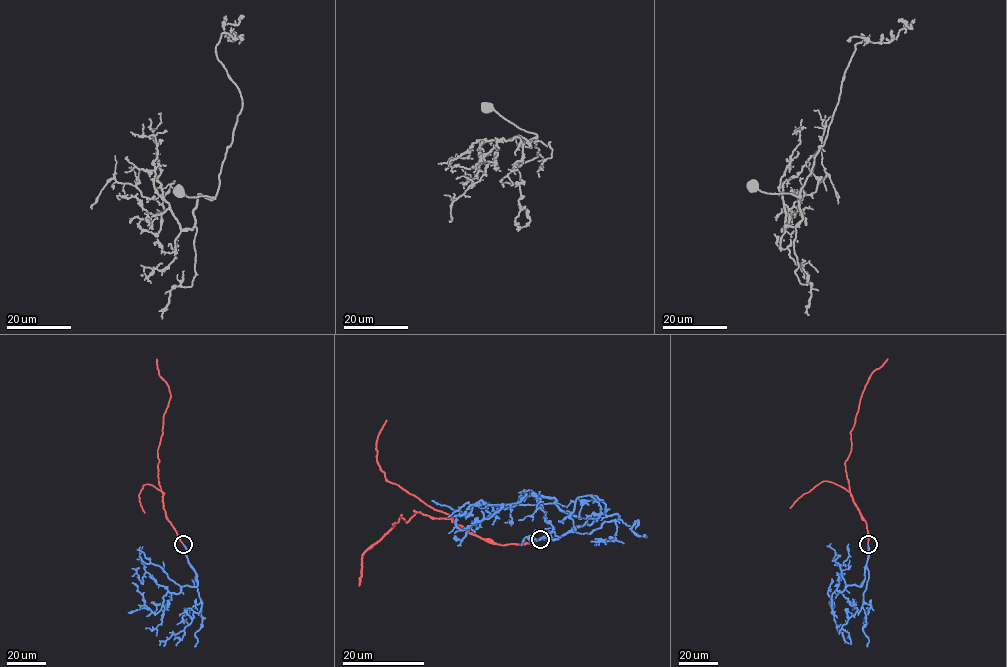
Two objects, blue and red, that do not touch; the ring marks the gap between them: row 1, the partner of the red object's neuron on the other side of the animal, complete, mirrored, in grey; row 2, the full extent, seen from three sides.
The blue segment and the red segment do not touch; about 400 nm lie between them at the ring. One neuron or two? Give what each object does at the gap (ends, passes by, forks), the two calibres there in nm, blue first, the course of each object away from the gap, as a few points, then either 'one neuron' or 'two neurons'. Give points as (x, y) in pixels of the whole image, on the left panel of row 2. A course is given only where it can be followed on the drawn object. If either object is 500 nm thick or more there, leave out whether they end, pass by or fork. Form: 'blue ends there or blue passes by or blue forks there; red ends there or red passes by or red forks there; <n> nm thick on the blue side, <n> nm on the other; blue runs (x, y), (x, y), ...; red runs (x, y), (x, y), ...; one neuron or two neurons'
blue ends there; red ends there; 200 nm thick on the blue side, 120 nm on the other; blue runs (183, 544), (197, 586), (167, 592), (156, 613), (145, 607), (132, 583); red runs (182, 543), (167, 518), (158, 479), (157, 451), (170, 395), (167, 383), (159, 375), (156, 359); one neuron

